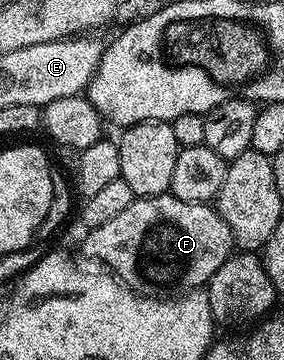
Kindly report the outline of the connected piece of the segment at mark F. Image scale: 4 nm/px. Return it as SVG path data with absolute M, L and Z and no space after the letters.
M168 192L150 198L134 197L133 203L121 215L107 220L107 224L99 228L89 230L86 235L85 243L81 246L82 252L110 266L105 268L112 271L129 289L146 296L180 296L190 290L202 289L211 276L219 272L219 264L223 264L235 250L231 228L216 208L204 202L179 200Z

